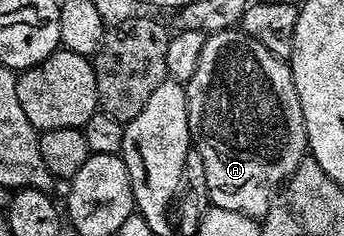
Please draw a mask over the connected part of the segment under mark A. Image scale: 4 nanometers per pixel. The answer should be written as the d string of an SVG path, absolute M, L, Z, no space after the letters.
M220 30L205 37L198 69L186 89L192 146L206 168L209 203L263 219L294 168L309 153L291 65L245 30Z

